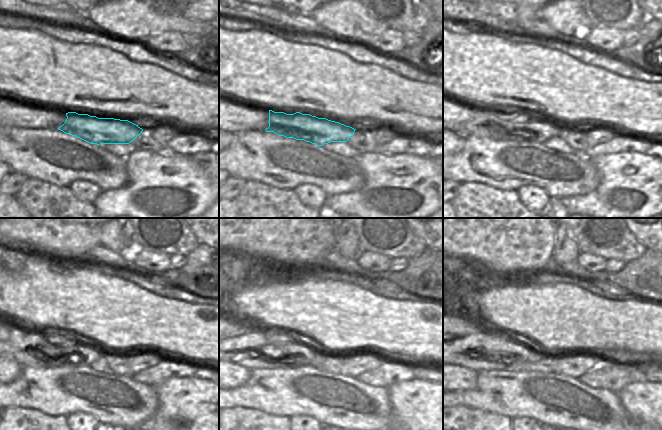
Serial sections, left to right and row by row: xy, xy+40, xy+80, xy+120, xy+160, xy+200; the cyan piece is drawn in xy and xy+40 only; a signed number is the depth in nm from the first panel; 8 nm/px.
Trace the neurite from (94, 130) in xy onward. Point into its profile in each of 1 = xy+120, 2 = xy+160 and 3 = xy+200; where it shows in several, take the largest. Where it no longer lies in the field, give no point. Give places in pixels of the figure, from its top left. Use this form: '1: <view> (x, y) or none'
1: xy+120 (31, 348)
2: xy+160 (257, 349)
3: xy+200 (476, 351)

